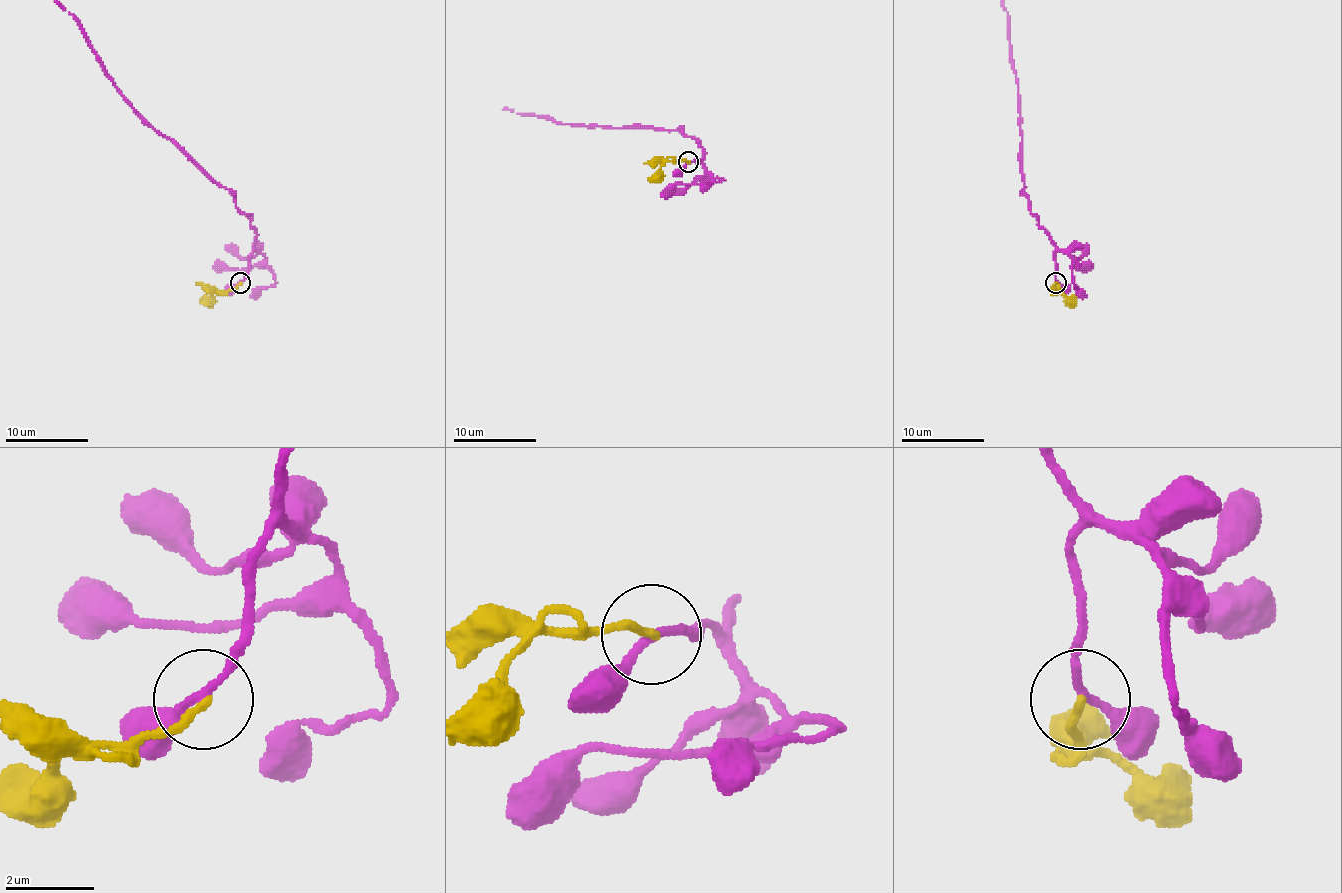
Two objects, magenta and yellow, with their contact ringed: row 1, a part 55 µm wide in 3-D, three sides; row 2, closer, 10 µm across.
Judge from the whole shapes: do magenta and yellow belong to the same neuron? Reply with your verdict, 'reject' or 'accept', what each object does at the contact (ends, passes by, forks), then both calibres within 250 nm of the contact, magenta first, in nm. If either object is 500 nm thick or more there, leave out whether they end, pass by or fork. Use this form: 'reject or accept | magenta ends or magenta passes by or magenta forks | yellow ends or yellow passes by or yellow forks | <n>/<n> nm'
reject | magenta passes by | yellow ends | 180/170 nm

